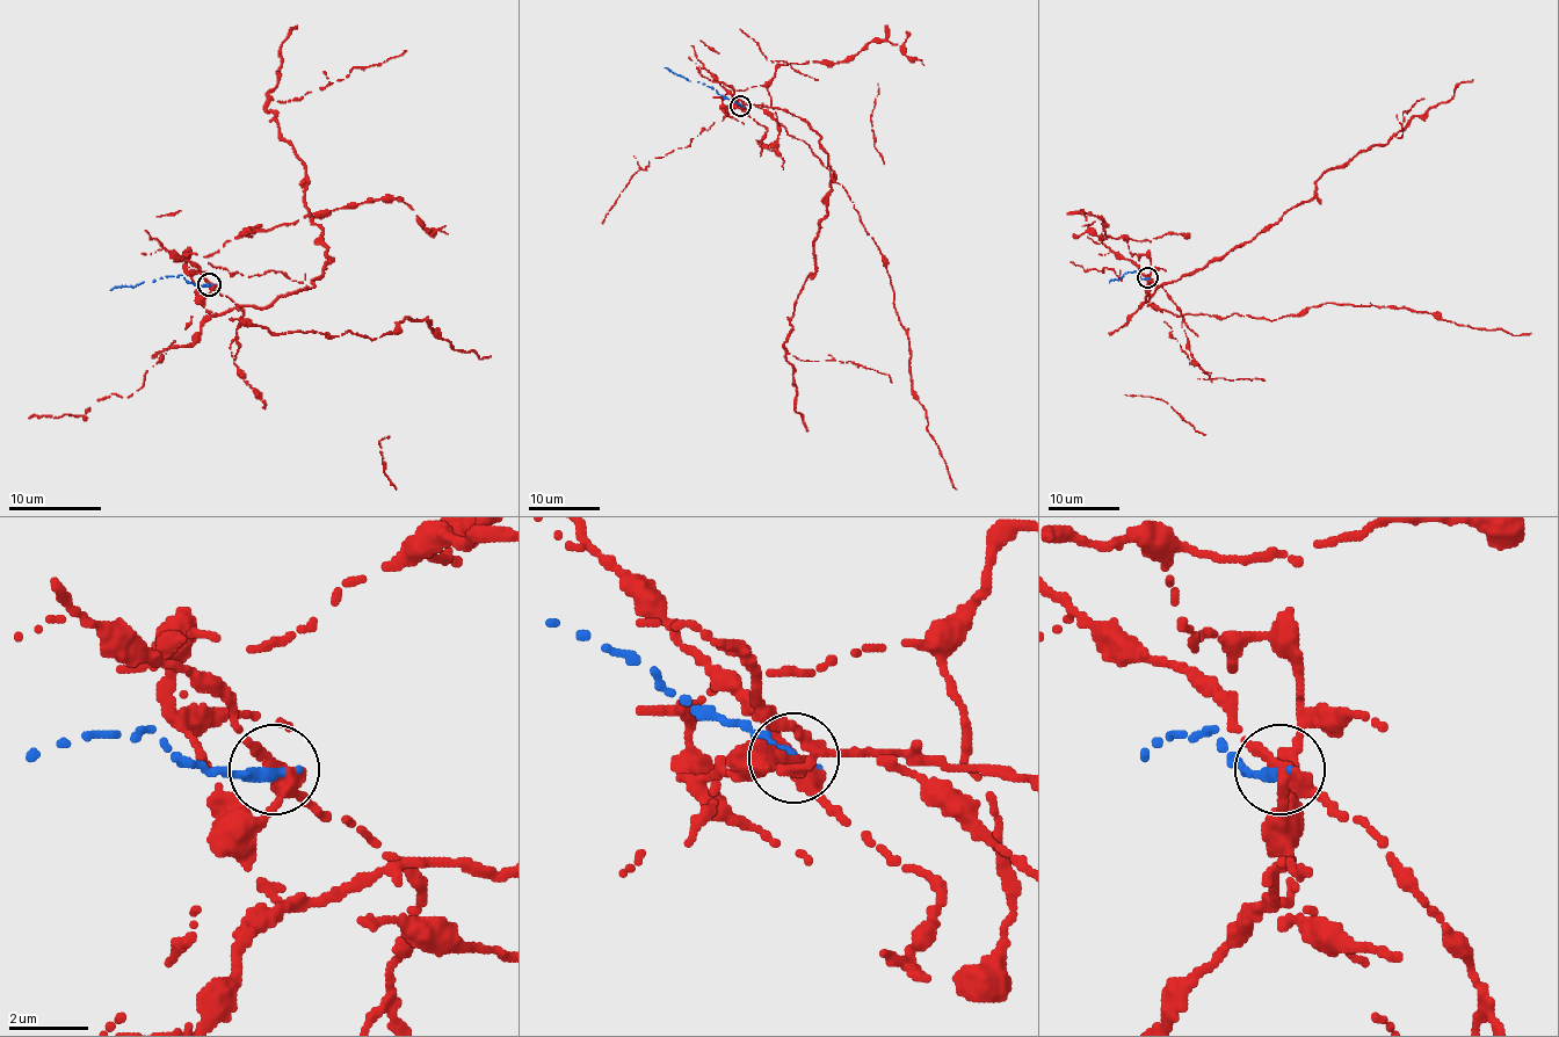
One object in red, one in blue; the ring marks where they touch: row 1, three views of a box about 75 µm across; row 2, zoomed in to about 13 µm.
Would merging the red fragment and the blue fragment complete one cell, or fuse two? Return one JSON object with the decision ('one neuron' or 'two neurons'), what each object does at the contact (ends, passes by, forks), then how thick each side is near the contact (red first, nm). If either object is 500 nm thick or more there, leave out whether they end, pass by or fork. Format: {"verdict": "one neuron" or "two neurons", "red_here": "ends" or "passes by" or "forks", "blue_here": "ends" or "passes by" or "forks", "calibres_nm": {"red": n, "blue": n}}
{"verdict": "two neurons", "red_here": "forks", "blue_here": "ends", "calibres_nm": {"red": 240, "blue": 340}}

